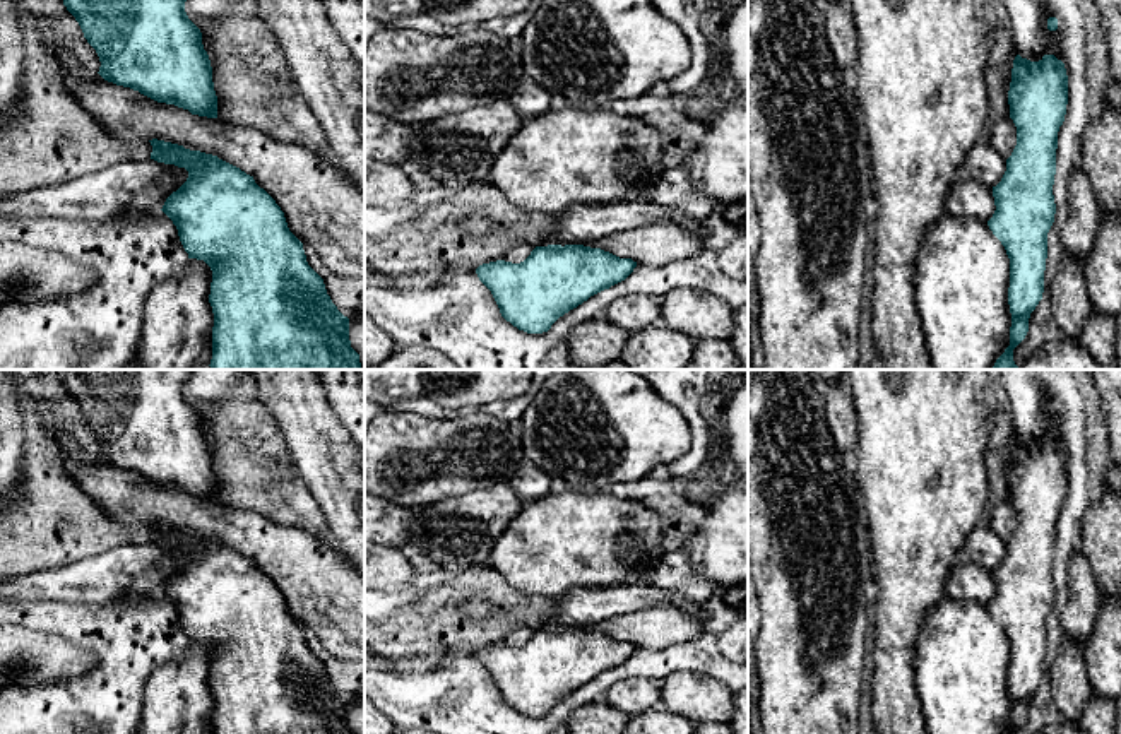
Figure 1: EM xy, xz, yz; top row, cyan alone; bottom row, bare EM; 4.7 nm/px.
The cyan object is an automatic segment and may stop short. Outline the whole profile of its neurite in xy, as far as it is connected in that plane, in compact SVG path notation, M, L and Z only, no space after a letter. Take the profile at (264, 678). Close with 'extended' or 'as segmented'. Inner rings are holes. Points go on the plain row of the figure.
M157 522L149 525L151 542L188 554L187 565L166 582L161 594L176 609L188 642L204 643L212 654L212 734L354 734L349 701L332 686L323 662L306 645L303 626L289 614L284 595L253 559L212 537Z; as segmented

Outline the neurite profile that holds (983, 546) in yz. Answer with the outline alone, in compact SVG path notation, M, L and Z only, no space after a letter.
M979 524L969 534L962 556L993 571L1006 554L1006 542L1003 542L989 524Z

